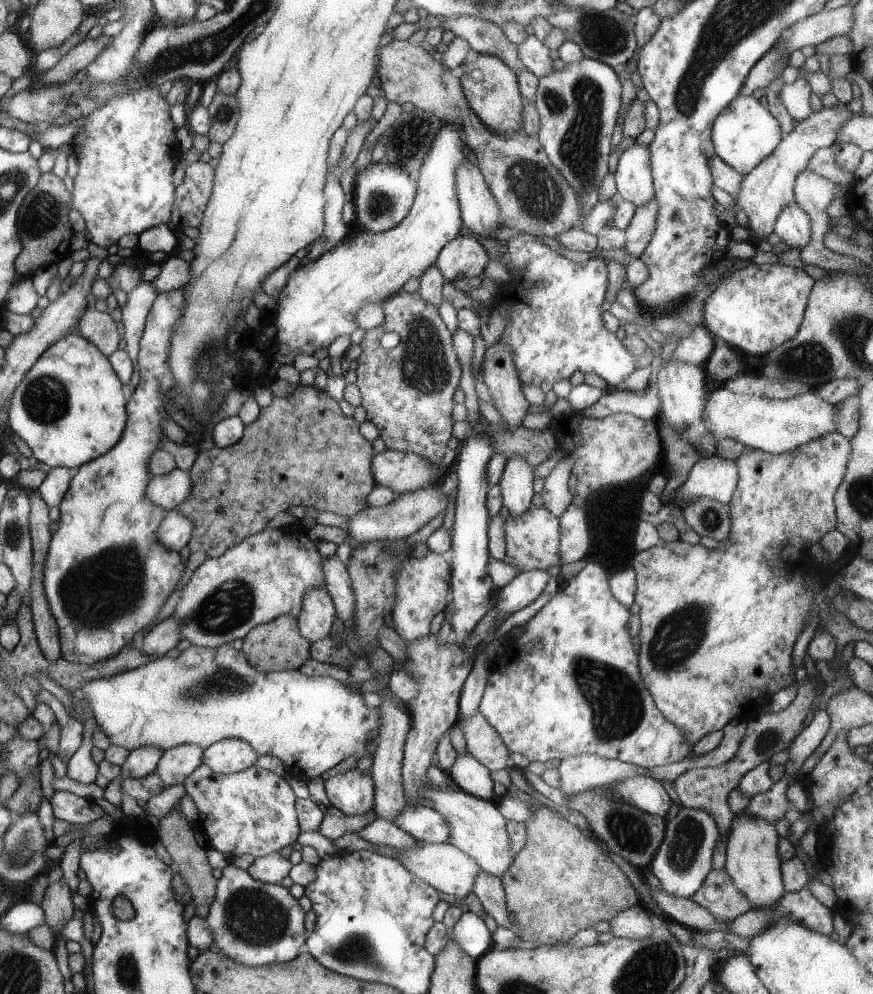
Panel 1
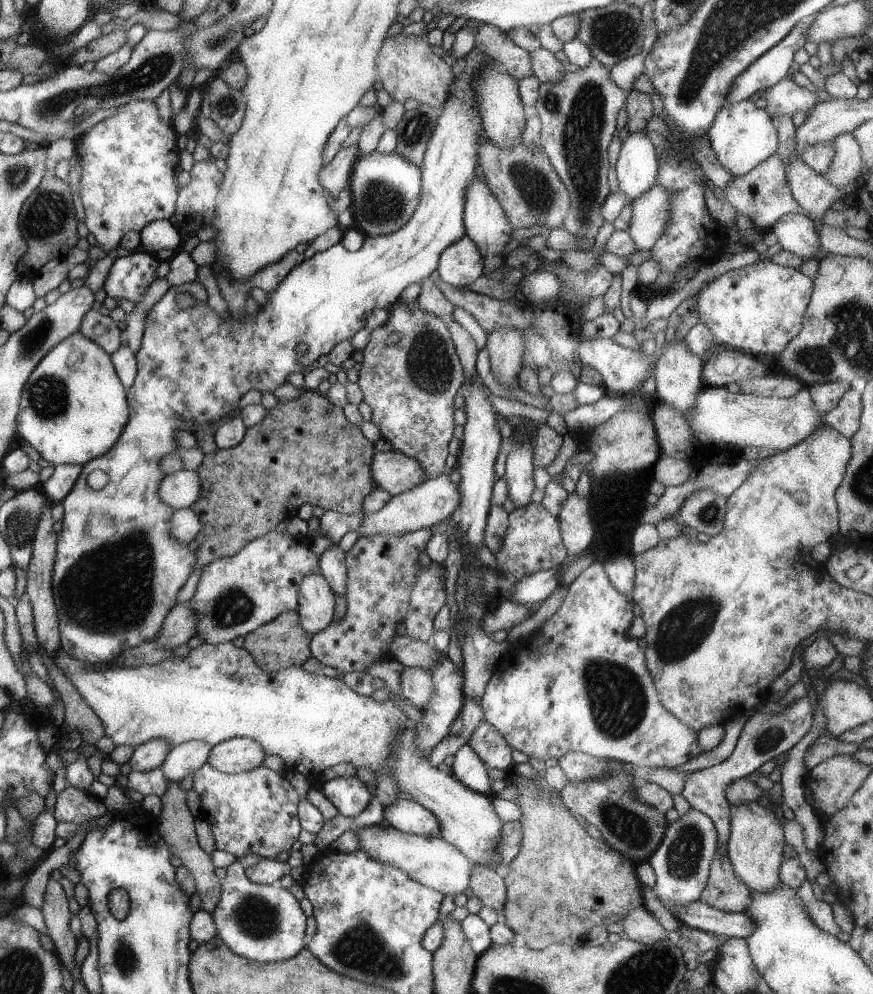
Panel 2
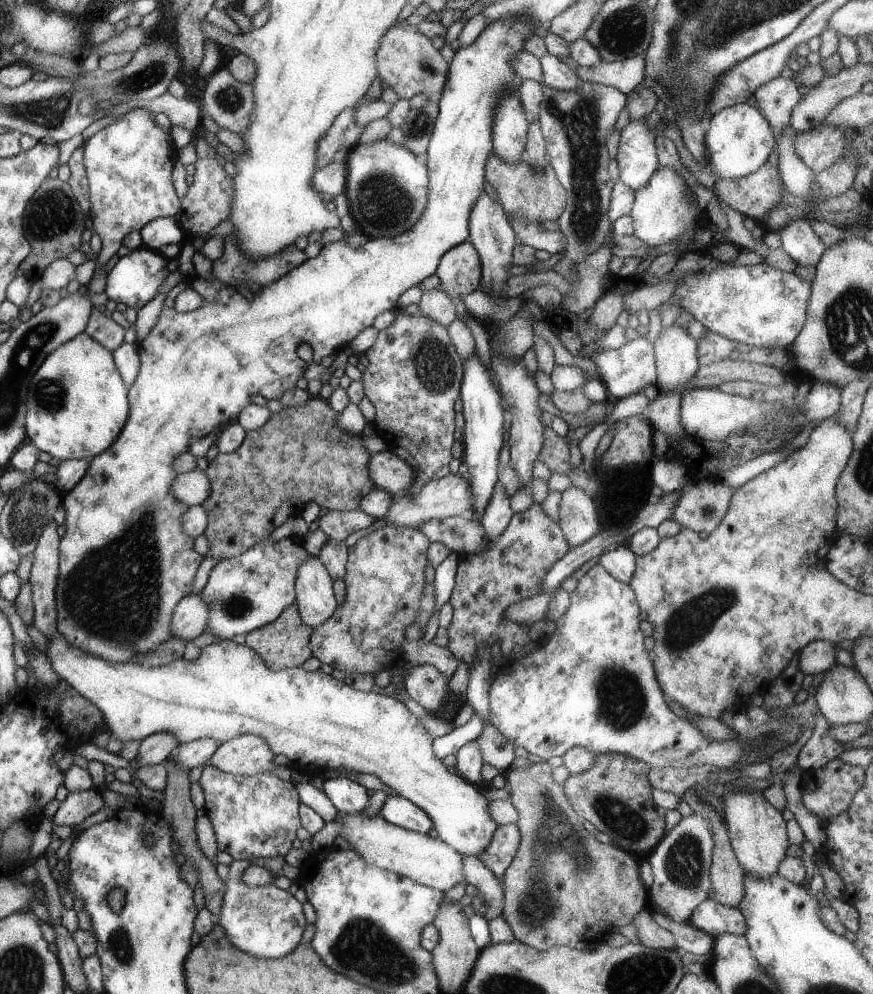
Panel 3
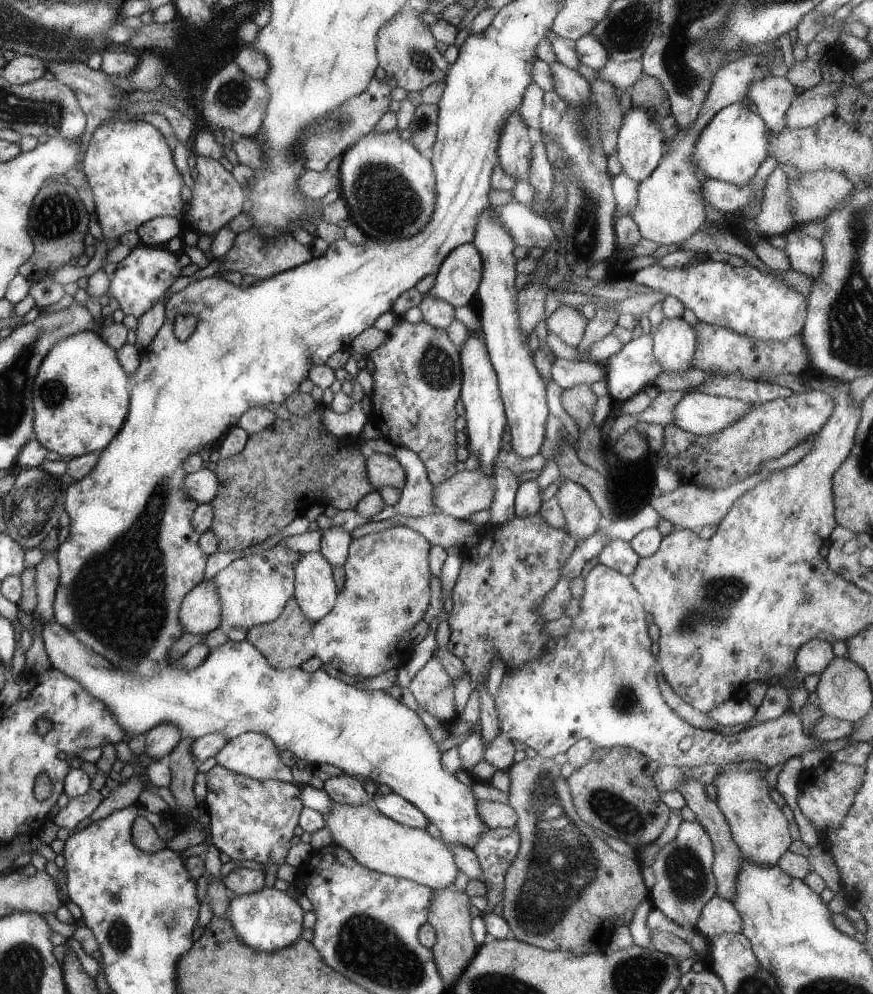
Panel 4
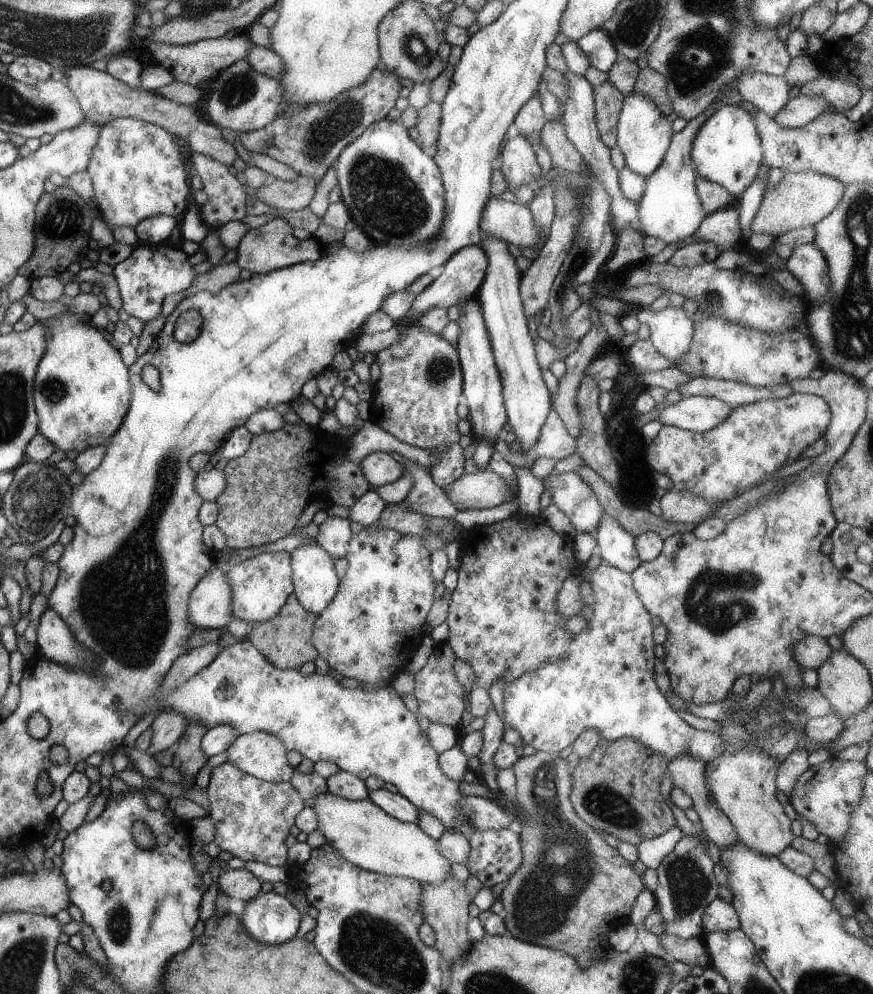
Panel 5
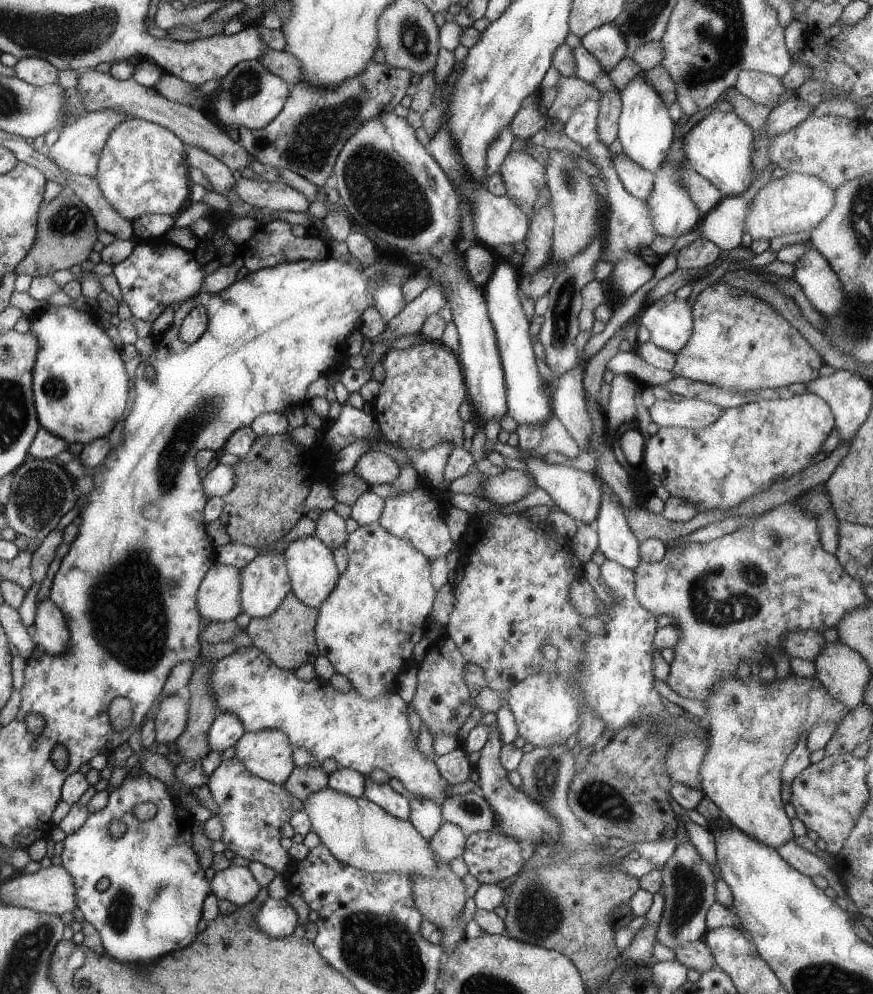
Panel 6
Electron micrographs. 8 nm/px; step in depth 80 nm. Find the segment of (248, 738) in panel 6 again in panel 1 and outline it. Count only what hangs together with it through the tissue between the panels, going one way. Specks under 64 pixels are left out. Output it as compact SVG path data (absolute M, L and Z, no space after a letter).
M240 739L221 740L205 748L202 754L202 763L223 775L245 771L260 757L253 745Z

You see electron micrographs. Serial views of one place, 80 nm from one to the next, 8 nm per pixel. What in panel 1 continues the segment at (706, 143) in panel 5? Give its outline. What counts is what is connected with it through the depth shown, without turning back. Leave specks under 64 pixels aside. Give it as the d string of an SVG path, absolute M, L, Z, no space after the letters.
M739 94L715 118L711 139L715 154L744 176L776 150L783 139L783 132L778 121L758 99L752 95L745 97Z

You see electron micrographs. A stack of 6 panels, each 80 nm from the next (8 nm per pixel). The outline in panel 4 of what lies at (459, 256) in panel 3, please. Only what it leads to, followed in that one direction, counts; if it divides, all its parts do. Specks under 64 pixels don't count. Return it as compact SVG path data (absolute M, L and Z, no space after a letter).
M472 243L459 246L444 259L427 294L455 308L472 306L482 275L478 249Z

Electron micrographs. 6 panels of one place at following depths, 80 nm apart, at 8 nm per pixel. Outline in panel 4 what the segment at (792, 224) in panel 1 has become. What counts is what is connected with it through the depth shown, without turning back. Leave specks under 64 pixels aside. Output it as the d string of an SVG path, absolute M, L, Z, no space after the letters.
M796 227L786 233L784 238L790 269L802 272L816 281L823 269L823 246L820 239L803 235Z

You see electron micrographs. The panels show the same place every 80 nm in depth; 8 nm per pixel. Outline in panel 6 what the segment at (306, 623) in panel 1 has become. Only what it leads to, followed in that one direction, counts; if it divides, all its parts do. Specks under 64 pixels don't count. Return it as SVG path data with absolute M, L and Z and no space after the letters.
M315 535L292 541L282 555L285 556L285 565L296 598L304 604L318 609L326 600L326 597L334 590L341 573L337 569L333 550Z

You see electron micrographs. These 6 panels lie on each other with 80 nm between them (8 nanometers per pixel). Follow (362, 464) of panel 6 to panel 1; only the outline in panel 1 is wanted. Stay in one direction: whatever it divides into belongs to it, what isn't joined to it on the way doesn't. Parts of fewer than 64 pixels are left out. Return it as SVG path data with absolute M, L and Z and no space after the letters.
M388 448L373 456L371 469L377 484L393 490L397 495L425 489L430 483L436 483L437 479L443 479L446 472L436 469L429 461L413 453L405 453Z

